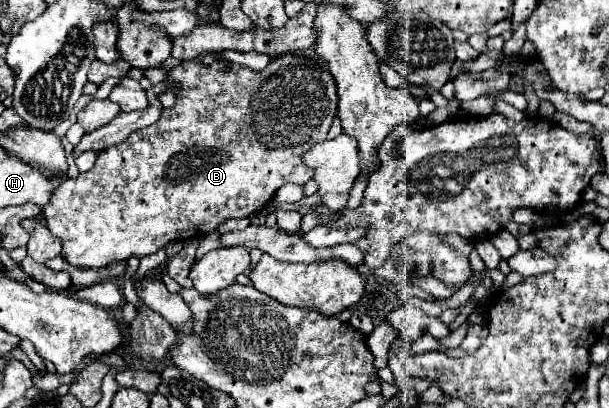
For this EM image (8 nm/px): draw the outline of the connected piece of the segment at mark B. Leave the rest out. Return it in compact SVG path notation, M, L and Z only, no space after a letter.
M292 52L292 54L282 54L280 58L272 58L270 64L256 72L238 64L224 64L224 60L214 60L212 64L202 64L200 58L192 58L192 60L184 60L180 66L172 68L168 72L166 78L174 88L176 88L176 104L168 110L162 110L160 118L142 130L136 130L134 134L130 134L120 146L112 146L108 150L102 150L98 154L98 160L94 164L92 170L78 174L76 178L64 182L64 186L60 186L56 190L56 194L52 194L52 202L44 208L46 214L46 222L48 222L48 230L58 236L64 246L62 246L62 258L76 268L106 268L112 262L126 262L128 258L144 258L150 256L154 252L158 252L164 244L168 244L170 240L190 240L196 236L204 236L208 232L214 232L222 222L230 220L230 218L250 218L246 214L254 214L260 212L276 194L276 190L282 184L306 184L312 178L312 170L308 170L302 162L302 154L308 152L314 144L324 142L326 134L330 130L330 124L336 116L336 104L338 104L338 96L336 96L336 84L334 78L326 66L326 62L314 54L314 52Z

